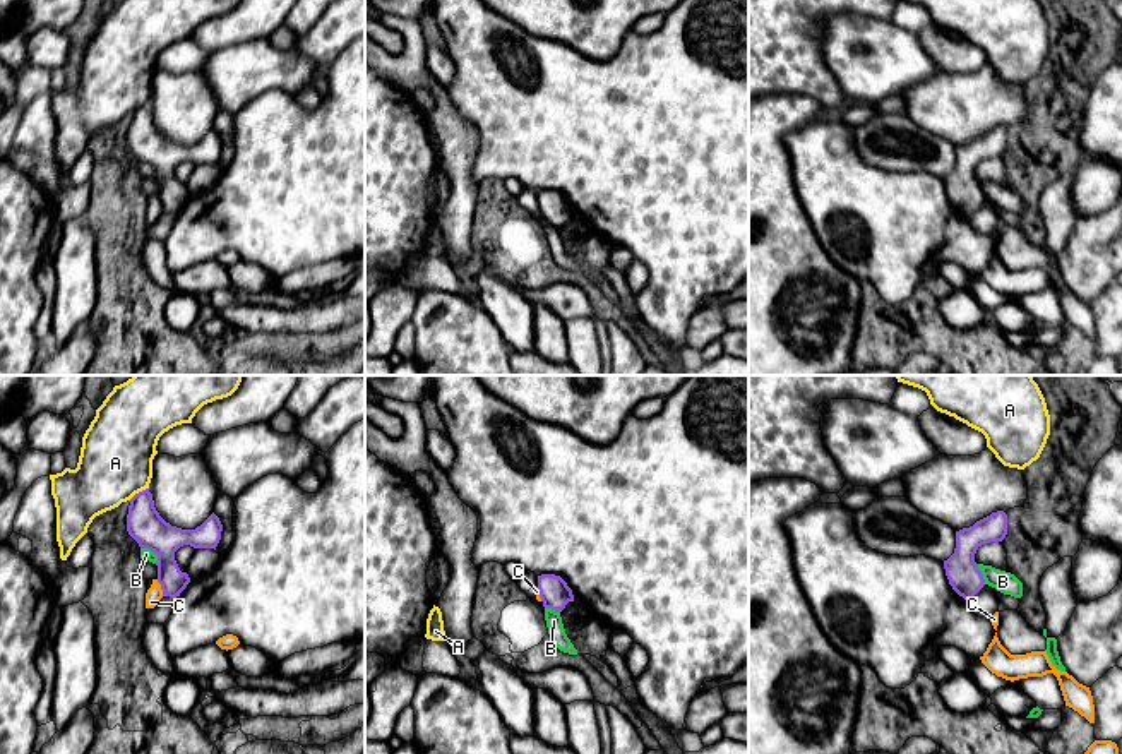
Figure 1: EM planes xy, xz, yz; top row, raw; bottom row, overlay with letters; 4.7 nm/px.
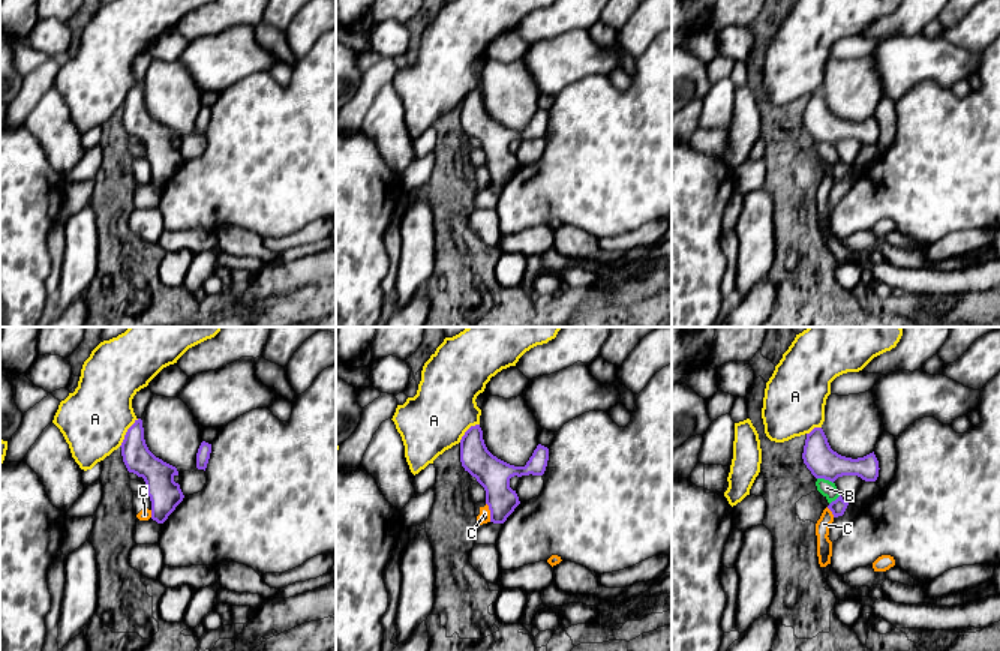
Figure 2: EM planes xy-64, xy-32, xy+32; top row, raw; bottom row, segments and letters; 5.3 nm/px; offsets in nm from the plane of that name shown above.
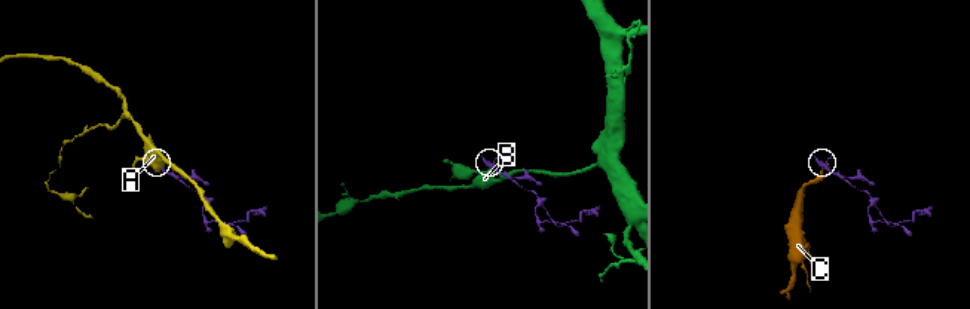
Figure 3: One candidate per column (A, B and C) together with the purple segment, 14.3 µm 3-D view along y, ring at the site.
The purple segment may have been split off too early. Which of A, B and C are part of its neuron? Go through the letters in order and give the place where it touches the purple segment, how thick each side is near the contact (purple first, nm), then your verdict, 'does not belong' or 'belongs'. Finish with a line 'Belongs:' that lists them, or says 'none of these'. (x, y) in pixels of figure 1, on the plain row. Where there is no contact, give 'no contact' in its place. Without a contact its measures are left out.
A: xy (139, 108) | 170/340 nm | does not belong
B: xy (153, 167) | 170/50 nm | does not belong
C: xy (161, 204) | 160/80 nm | does not belong
Belongs: none of these

